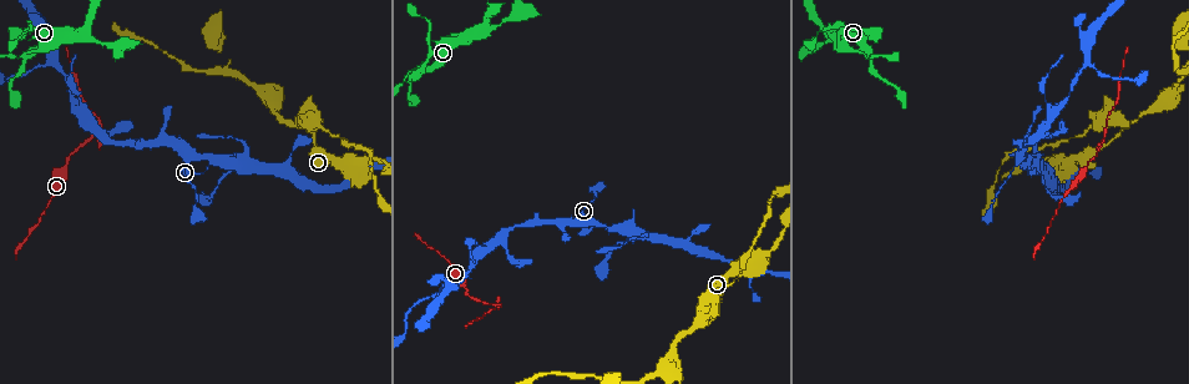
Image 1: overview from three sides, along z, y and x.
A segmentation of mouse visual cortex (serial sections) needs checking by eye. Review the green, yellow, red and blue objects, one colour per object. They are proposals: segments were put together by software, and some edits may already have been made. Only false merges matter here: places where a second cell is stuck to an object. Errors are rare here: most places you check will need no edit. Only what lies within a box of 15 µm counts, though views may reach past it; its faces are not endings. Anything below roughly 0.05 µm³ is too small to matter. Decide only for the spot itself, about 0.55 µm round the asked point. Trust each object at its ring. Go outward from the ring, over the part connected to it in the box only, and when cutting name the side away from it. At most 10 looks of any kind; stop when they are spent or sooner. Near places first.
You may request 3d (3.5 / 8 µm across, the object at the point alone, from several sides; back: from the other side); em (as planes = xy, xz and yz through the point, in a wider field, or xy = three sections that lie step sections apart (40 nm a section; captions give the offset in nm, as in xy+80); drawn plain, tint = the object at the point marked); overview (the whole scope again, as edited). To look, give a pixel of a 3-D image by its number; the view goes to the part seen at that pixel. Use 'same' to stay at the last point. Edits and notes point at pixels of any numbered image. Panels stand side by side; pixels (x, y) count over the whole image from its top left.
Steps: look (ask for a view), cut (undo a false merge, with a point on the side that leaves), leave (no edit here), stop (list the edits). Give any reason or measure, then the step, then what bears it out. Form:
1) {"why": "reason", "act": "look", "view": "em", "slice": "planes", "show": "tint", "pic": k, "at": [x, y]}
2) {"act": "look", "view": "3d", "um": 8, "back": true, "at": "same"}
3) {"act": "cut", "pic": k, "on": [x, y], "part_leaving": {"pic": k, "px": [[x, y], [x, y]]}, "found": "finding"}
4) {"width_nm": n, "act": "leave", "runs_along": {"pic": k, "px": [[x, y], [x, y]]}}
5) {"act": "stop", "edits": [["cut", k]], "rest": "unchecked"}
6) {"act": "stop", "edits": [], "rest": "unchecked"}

{"why": "three arms meet", "act": "look", "view": "3d", "um": 8, "pic": 1, "at": [1084, 65]}

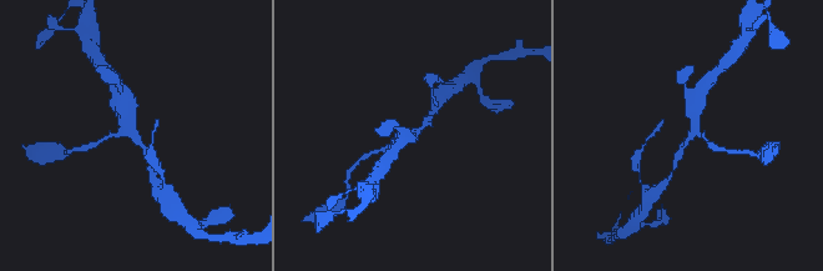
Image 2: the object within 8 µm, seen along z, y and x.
{"act": "look", "view": "3d", "um": 3.5, "pic": 2, "at": [695, 131]}

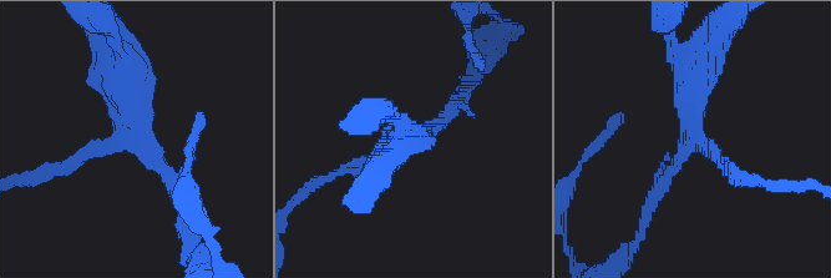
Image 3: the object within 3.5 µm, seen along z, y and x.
{"arms": 3, "arm_widths_nm": [150, 200, 450], "why": "need the tissue", "act": "look", "view": "em", "slice": "xy", "step": 5, "show": "tint", "pic": 3, "at": [136, 142]}

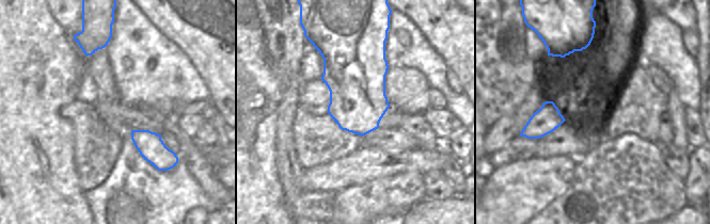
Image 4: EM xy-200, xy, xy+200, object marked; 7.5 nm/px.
{"act": "leave", "runs_along": {"pic": 3, "px": [[180, 201], [137, 140], [126, 60]]}, "found": "one cell here"}

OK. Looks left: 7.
{"why": "abrupt turn", "act": "look", "view": "3d", "um": 3.5, "pic": 1, "at": [501, 304]}

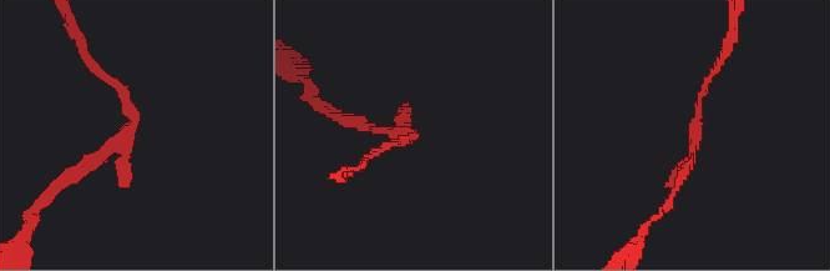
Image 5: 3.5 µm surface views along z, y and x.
{"why": "need the tissue", "act": "look", "view": "em", "slice": "xy", "step": 1, "show": "tint", "pic": 5, "at": [132, 129]}

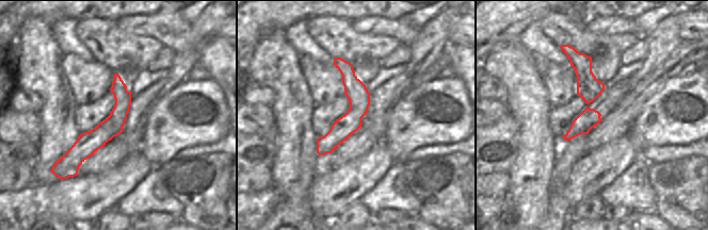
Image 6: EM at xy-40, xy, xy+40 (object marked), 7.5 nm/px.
{"act": "cut", "pic": 5, "on": [114, 81], "border": {"pic": 6, "px": [[110, 114], [114, 135]]}, "found": "two cells meet here"}

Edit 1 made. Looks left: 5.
{"why": "redraw", "act": "look", "view": "overview"}

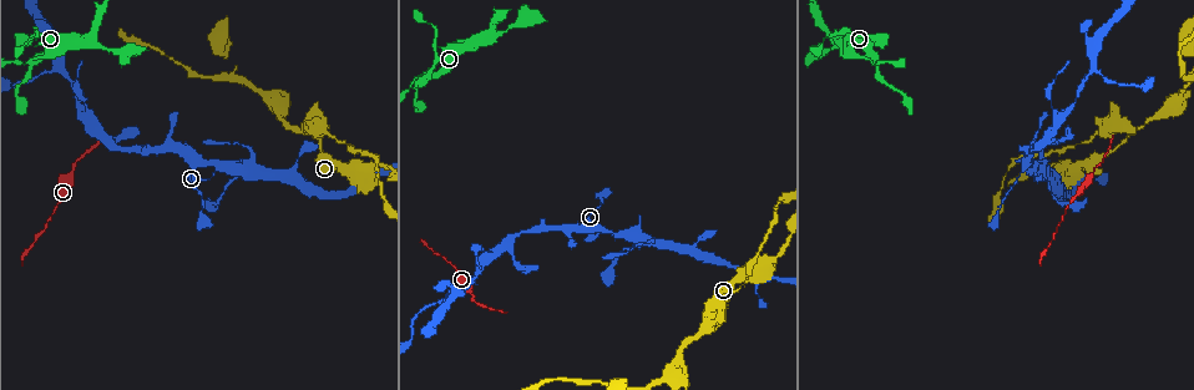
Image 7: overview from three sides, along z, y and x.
{"why": "calibre changes", "act": "look", "view": "3d", "um": 3.5, "pic": 7, "at": [1127, 133]}

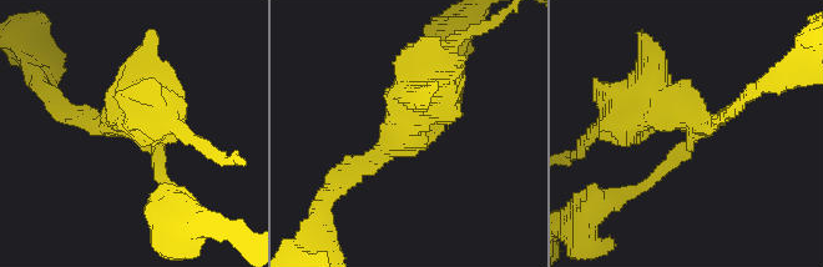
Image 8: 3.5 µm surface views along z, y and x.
{"arms": 3, "arm_widths_nm": [200, 200, 600], "act": "look", "view": "em", "slice": "xy", "step": 1, "show": "tint", "pic": 8, "at": [408, 141]}

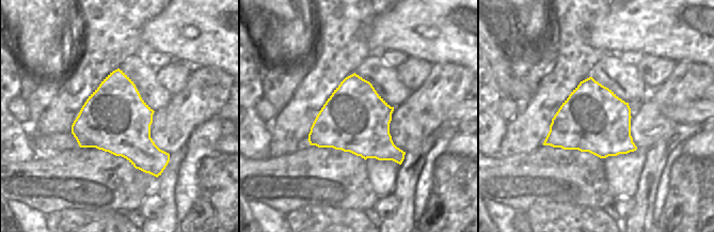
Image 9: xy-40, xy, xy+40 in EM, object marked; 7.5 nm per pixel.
{"act": "leave", "runs_along": {"pic": 8, "px": [[440, 99], [437, 127], [341, 185]]}, "found": "all the same cell"}

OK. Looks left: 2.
{"why": "side arm on a straight run", "act": "look", "view": "3d", "um": 3.5, "pic": 7, "at": [432, 74]}

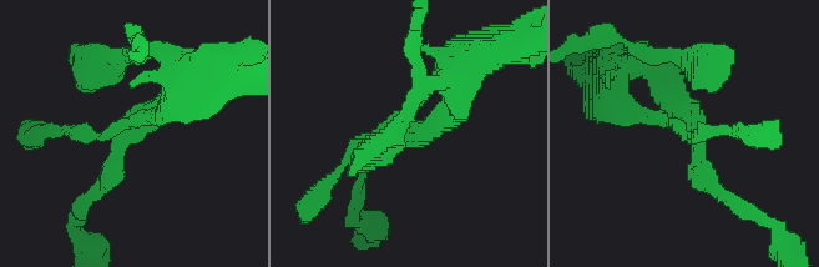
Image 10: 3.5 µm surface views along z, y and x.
{"arms": 3, "arm_widths_nm": [150, 200, 300], "act": "look", "view": "em", "slice": "xy", "step": 2, "show": "tint", "pic": 10, "at": [125, 138]}

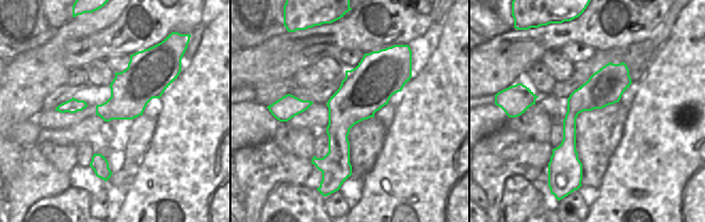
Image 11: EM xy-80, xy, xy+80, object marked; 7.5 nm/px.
{"width_nm": 360, "act": "leave", "runs_along": {"pic": 11, "px": [[386, 51], [339, 123], [336, 180]]}, "found": "all the same cell"}

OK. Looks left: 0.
{"act": "stop", "edits": [["cut", 5]], "rest": "unchecked"}

